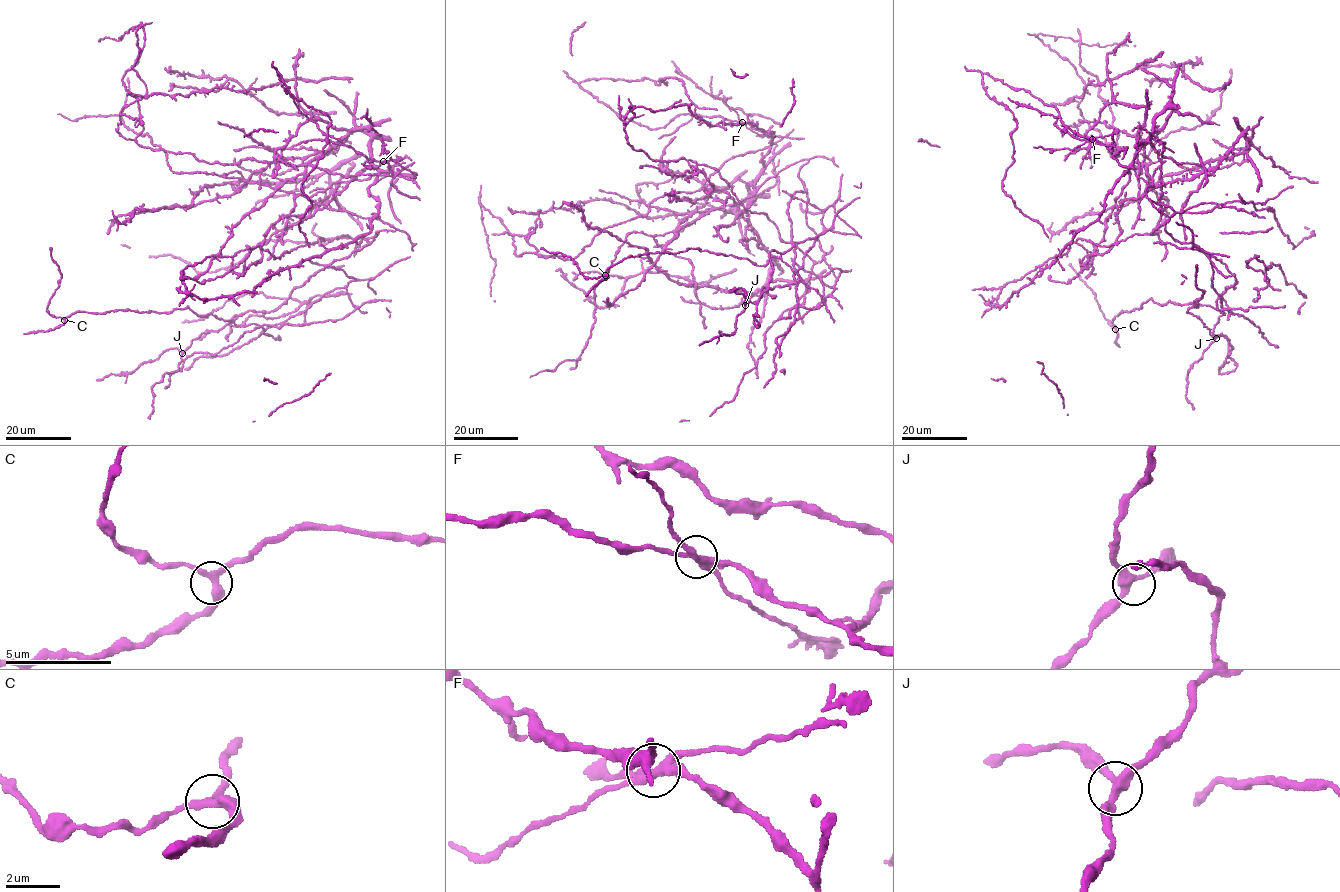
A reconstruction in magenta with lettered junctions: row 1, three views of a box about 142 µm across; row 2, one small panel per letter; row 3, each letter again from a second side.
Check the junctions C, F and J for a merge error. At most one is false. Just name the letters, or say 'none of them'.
F

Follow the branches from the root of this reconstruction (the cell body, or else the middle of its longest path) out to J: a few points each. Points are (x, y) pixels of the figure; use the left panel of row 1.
J: (337, 143), (278, 160), (248, 181), (396, 230), (375, 232), (273, 310), (235, 315), (182, 353)

